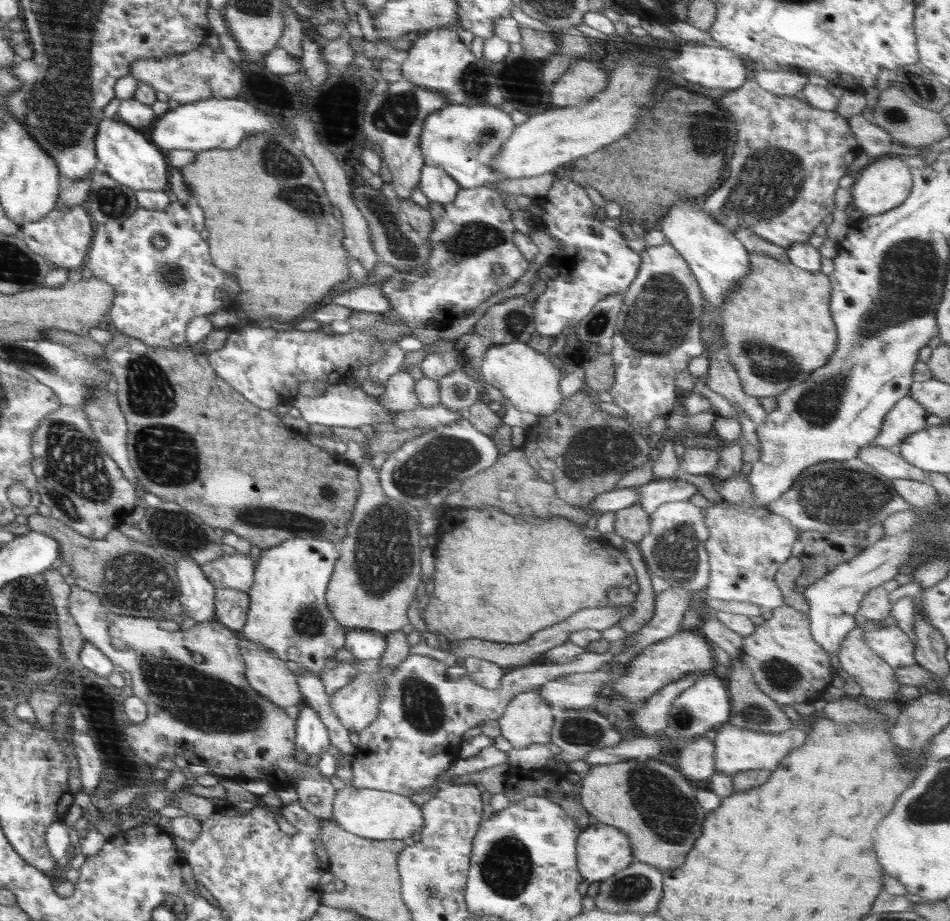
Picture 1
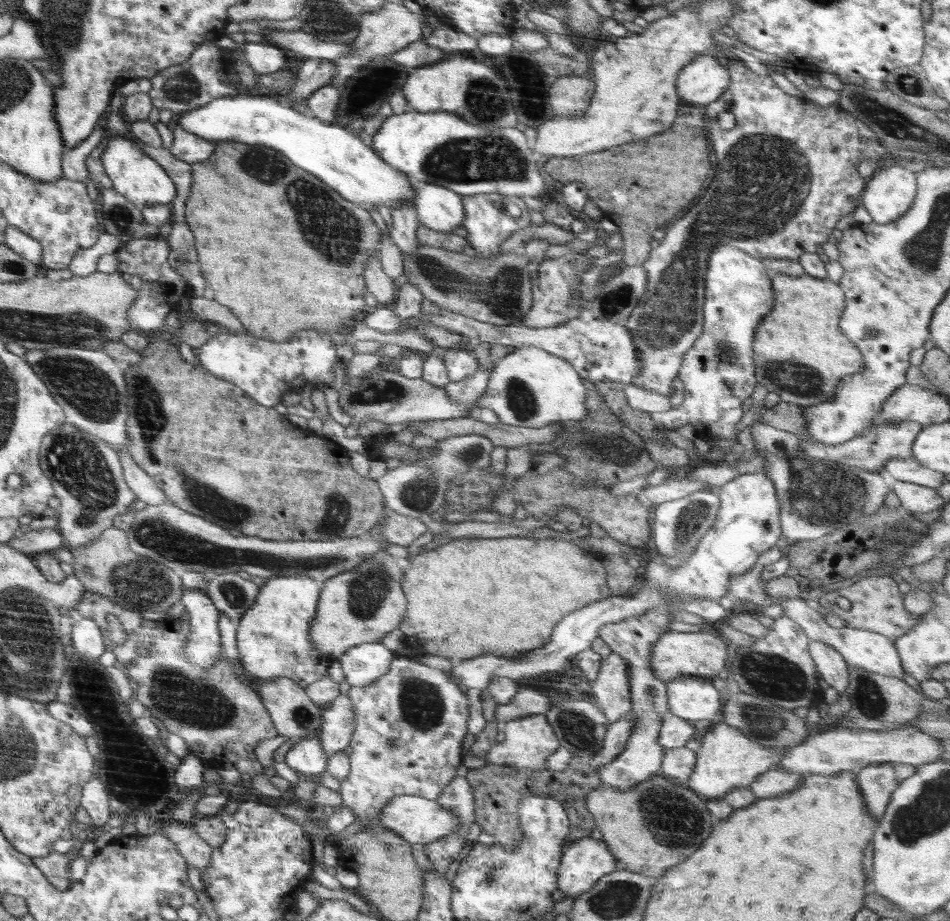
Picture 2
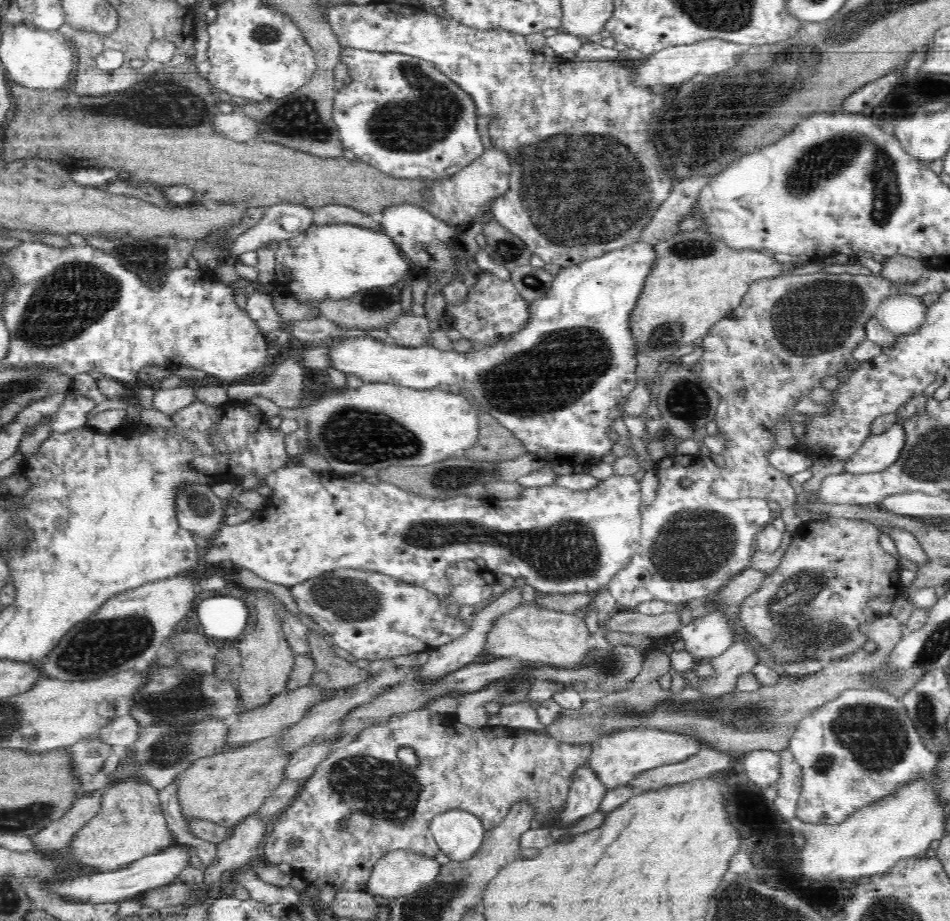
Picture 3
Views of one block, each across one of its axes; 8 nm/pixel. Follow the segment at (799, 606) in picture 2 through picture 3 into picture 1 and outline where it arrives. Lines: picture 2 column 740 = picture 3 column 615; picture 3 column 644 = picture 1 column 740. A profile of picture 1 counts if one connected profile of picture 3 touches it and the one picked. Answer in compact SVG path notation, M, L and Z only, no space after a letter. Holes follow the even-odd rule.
M724 502L720 506L712 506L709 508L701 508L704 524L708 527L707 541L704 541L706 552L709 556L709 583L703 590L710 598L717 598L719 605L724 602L738 603L754 603L763 610L771 610L784 605L783 594L776 584L774 575L791 557L793 544L799 539L797 529L784 520L780 515L774 513L768 516L760 516L740 512L728 506L728 502Z

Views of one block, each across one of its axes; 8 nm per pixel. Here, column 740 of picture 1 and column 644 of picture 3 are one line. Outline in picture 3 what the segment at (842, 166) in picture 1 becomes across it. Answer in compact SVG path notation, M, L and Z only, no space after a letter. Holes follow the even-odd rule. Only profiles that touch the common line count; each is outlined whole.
M351 2L349 4L338 4L328 6L326 3L323 8L323 16L330 26L333 28L341 47L352 49L361 49L362 51L373 51L380 53L398 52L402 55L414 56L431 63L435 63L436 68L450 77L464 92L467 92L477 106L477 114L480 116L490 116L493 120L489 126L487 133L494 148L505 152L511 166L509 174L509 190L490 202L494 220L513 232L518 238L521 238L526 246L534 253L540 256L545 263L554 263L561 268L568 268L592 258L598 258L606 252L624 248L632 242L637 242L641 232L651 223L654 213L660 208L660 205L671 194L672 187L676 183L672 173L668 172L669 167L662 162L656 146L652 140L648 140L650 134L650 124L652 120L659 118L660 110L664 106L664 96L652 94L651 87L643 87L634 83L634 73L622 68L616 64L614 60L591 60L583 61L582 59L567 60L562 62L551 62L550 58L542 53L530 49L526 44L525 36L516 32L508 32L502 29L482 30L466 26L454 19L447 18L444 14L437 11L428 13L422 8L410 6L408 3L397 4L390 2L370 2L365 5L356 5Z

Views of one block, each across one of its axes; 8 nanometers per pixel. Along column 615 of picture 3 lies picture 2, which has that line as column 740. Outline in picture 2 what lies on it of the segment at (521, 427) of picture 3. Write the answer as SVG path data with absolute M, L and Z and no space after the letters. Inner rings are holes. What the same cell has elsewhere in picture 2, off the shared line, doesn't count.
M726 244L710 252L706 272L702 333L684 355L678 373L684 383L683 404L651 418L670 430L690 425L706 442L736 440L738 422L757 386L752 342L756 327L774 308L772 281L760 259Z

